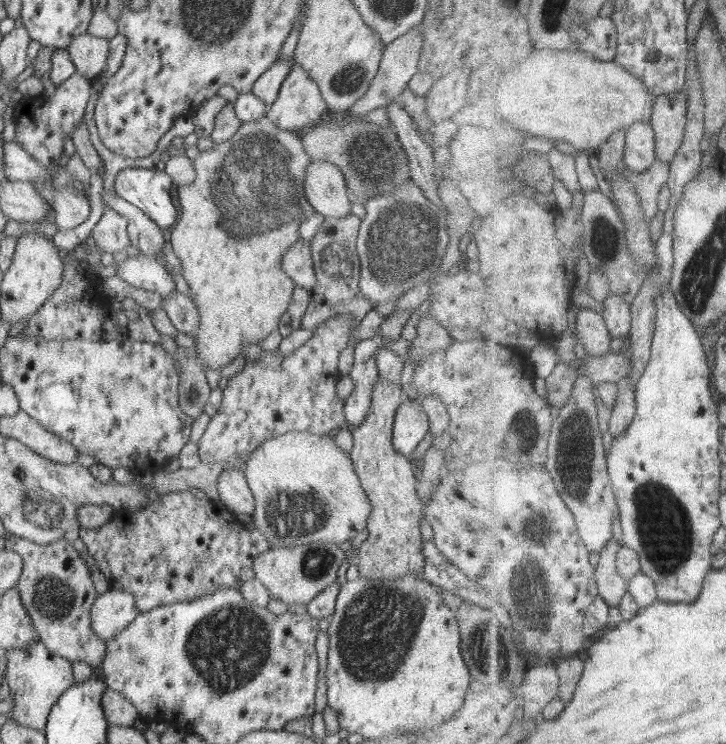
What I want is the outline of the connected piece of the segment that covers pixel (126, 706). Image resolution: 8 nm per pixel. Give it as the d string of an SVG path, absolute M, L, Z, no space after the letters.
M110 687L102 693L102 710L109 724L132 727L141 718L136 707L118 691Z

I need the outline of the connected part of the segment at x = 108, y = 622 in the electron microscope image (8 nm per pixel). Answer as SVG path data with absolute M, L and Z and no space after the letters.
M110 588L98 595L90 610L93 632L107 642L119 634L140 614L135 598L126 591Z

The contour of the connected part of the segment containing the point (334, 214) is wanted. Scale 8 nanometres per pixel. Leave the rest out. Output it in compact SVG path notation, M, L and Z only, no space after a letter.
M312 158L303 170L303 192L310 206L325 218L342 218L350 213L346 178L338 165Z

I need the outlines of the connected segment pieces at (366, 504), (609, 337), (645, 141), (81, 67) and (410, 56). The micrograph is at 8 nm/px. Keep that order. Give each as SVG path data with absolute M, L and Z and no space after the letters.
M292 431L274 437L258 445L248 456L248 462L243 468L248 487L255 499L255 510L252 512L255 528L267 538L272 547L302 545L306 542L305 538L324 526L326 526L326 534L330 534L328 542L342 544L346 540L355 538L364 528L367 528L370 509L372 509L369 499L362 491L350 454L340 449L331 435Z
M600 306L578 309L577 329L577 340L584 344L588 353L594 356L612 353L612 340L615 338Z
M639 122L629 128L625 156L629 169L646 173L659 159L657 132L651 122Z
M88 33L76 37L66 48L76 71L86 78L98 76L107 67L110 41Z
M420 28L405 33L401 37L396 38L396 40L393 40L389 45L386 45L386 48L383 49L378 72L374 75L368 91L350 107L349 112L353 116L365 119L365 115L370 110L386 107L390 102L397 100L400 93L407 87L408 82L410 82L410 79L416 74L419 68L422 47L423 35Z

